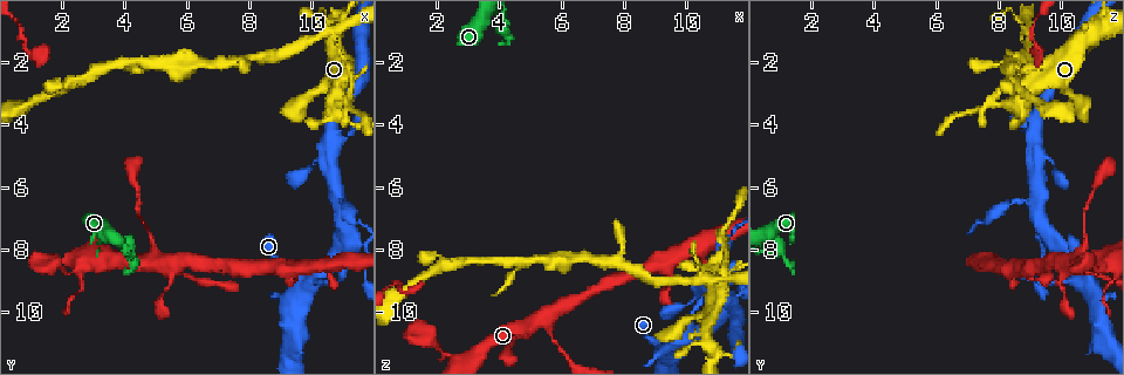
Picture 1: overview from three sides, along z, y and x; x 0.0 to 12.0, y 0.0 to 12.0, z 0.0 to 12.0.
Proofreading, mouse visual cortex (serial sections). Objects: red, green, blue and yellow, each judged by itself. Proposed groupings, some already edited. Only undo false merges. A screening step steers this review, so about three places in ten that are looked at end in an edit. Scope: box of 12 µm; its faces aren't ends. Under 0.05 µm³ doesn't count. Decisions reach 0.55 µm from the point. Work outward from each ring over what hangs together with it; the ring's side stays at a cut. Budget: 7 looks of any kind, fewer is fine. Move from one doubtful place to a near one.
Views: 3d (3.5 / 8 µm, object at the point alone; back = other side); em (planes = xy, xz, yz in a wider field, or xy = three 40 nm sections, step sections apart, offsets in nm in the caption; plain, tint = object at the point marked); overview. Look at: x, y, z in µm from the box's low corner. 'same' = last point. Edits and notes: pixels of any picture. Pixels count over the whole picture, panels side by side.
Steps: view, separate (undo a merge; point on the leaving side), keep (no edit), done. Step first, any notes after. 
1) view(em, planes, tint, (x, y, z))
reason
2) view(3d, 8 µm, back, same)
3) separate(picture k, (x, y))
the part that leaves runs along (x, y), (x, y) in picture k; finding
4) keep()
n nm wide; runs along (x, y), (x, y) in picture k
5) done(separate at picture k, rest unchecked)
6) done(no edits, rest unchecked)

view(3d, 3.5 µm, (4.2, 8.2, 1.0))
calibre changes

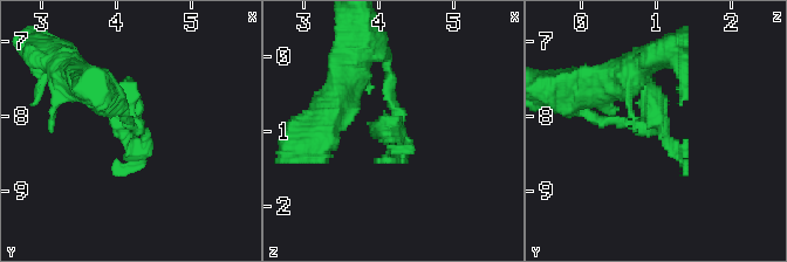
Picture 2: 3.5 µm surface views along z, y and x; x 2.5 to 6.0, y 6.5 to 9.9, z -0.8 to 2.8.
view(em, xy, step 3, tint, (4.20, 8.15, 0.95))

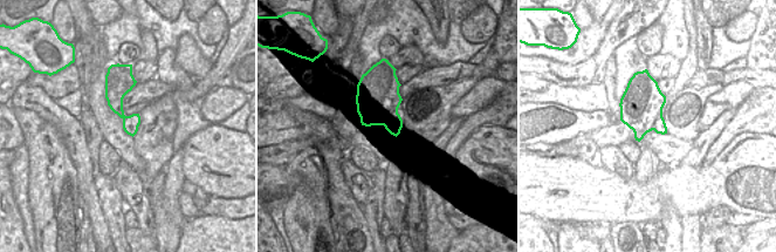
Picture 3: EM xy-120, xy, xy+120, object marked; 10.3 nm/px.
view(em, xy, step 2, tint, same)

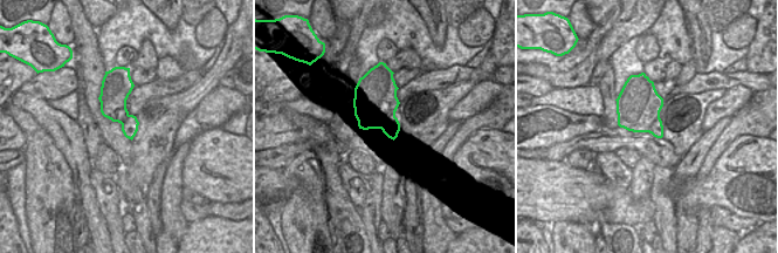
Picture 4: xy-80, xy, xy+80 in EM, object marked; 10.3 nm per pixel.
separate(picture 2, (383, 119))
440 nm wide; the part that leaves runs along (636, 125), (657, 122), (651, 78) in picture 2; a second cell is stuck on

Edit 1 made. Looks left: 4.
view(3d, 8 µm, (11.2, 2.0, 8.8))

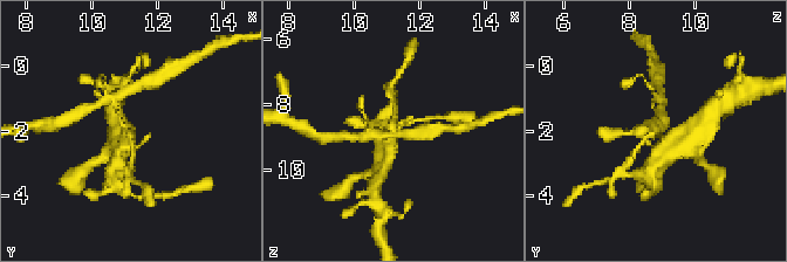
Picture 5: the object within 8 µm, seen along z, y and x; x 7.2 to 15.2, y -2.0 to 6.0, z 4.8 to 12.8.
view(3d, 3.5 µm, (11.2, 2.0, 8.9))

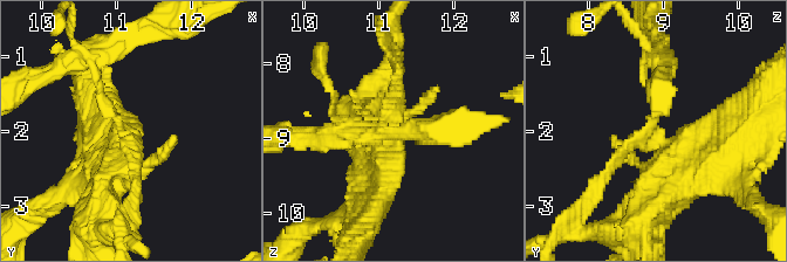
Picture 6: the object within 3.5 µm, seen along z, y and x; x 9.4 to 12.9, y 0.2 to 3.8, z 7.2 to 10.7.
view(em, planes, tint, (11.20, 2.00, 8.90))
need the tissue

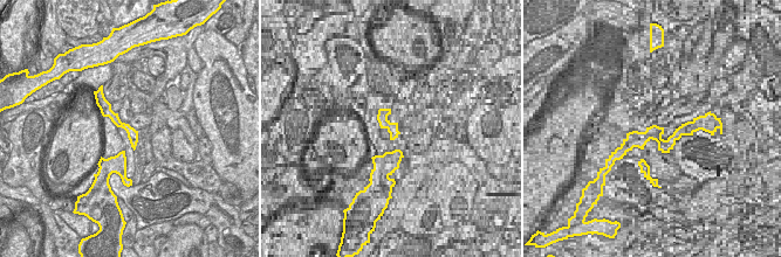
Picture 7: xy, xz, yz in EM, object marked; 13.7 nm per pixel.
keep()
arms of 100, 350 nm; continuous, no second cell

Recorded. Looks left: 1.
done(separate at picture 2, rest unchecked)

